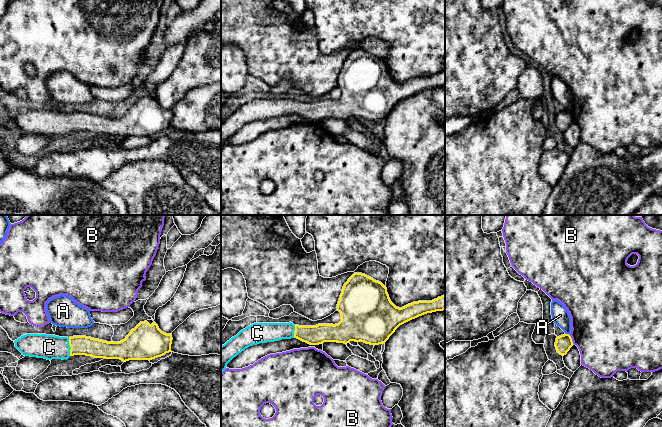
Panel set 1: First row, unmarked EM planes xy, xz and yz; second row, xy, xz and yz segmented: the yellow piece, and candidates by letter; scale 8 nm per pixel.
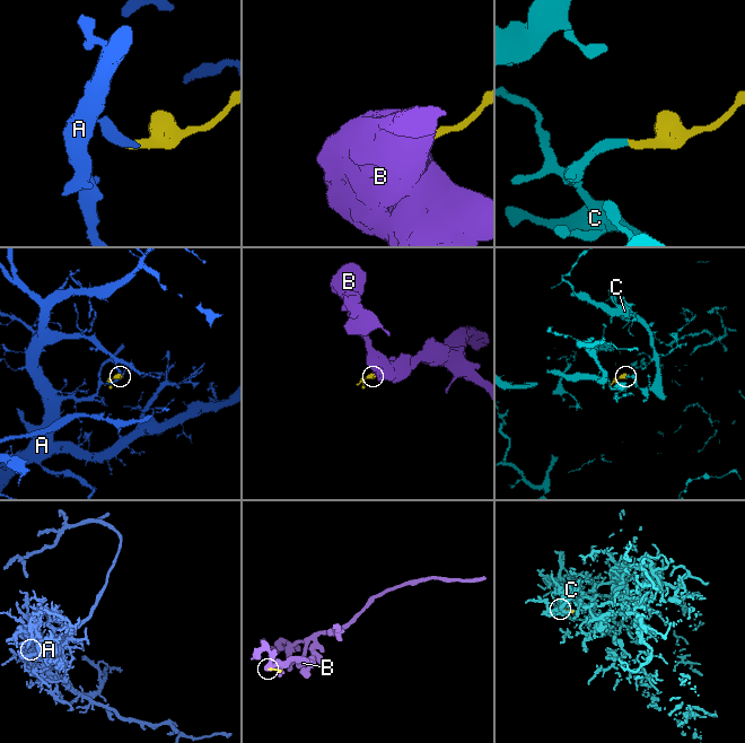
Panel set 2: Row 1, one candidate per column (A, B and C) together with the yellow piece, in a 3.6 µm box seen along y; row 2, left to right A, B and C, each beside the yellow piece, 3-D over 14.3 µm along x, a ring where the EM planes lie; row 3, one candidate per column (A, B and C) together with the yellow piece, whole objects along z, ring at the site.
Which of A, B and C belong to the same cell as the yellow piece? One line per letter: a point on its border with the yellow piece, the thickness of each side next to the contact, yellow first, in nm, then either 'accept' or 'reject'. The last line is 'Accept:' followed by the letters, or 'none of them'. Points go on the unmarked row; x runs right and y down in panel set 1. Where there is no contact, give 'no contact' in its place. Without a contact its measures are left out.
A: yz (567, 110) | 130/140 nm | reject
B: yz (571, 115) | 130/460 nm | reject
C: xy (70, 122) | 160/200 nm | accept
Accept: C

